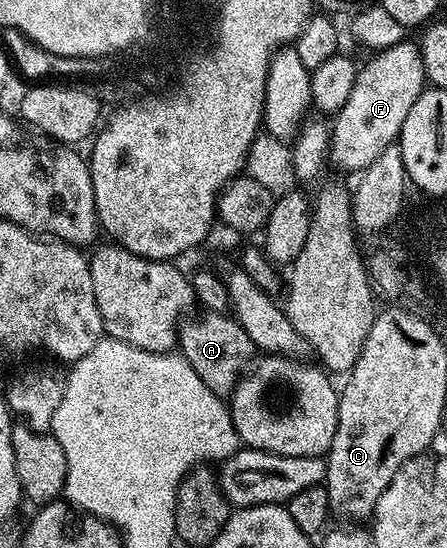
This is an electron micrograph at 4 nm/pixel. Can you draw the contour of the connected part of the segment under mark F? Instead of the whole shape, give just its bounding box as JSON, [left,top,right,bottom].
[329,39,428,171]

